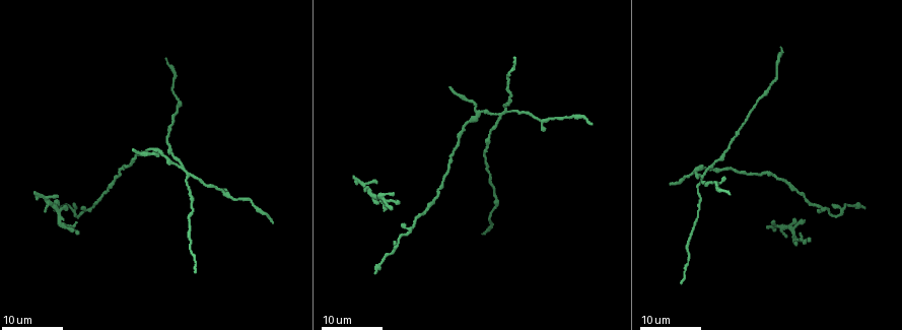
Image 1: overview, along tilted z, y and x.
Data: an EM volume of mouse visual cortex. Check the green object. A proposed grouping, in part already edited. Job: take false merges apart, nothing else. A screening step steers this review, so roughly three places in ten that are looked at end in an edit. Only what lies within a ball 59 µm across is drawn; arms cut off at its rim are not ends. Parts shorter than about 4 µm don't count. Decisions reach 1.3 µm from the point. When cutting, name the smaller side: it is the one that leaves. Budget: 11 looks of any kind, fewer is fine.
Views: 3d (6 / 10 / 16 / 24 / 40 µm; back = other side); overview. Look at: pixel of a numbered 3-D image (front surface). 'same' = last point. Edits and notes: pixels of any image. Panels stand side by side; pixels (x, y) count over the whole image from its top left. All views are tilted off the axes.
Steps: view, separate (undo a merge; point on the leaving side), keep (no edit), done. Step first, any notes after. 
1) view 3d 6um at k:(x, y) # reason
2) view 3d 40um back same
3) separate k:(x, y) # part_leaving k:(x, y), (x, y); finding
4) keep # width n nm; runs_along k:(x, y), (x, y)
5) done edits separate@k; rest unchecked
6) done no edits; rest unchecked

view 3d 24um at 1:(775, 178) # calibre changes

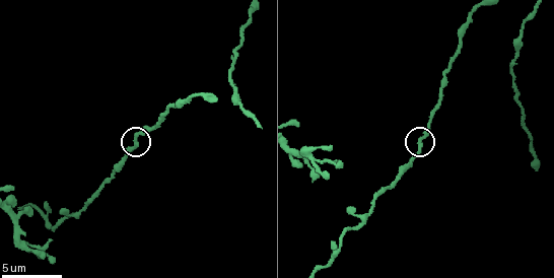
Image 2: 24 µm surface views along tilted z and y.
view 3d 10um at 2:(421, 141)

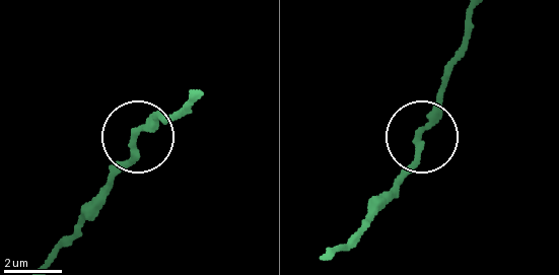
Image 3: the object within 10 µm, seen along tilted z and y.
keep # width 220 nm; runs_along 3:(471, 14), (466, 49), (396, 190); one neuron here

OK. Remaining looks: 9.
view 3d 6um at 2:(74, 215) # arms part here

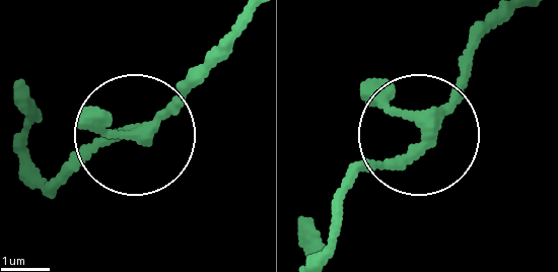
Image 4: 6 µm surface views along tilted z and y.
keep # arms 3; runs_along 4:(520, 10), (477, 45), (449, 110), (333, 198); continuous, no second neuron

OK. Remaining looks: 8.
view 3d 10um at 2:(12, 218) # three arms meet

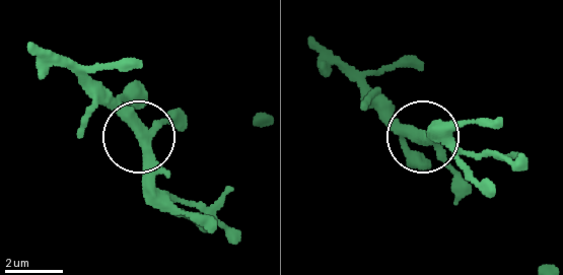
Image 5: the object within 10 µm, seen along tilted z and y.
keep # width 320 nm; one neuron here

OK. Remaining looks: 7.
view 3d 24um at 1:(476, 109) # branch point

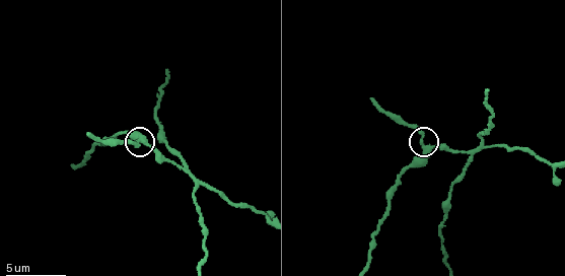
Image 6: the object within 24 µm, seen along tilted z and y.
view 3d 10um at 6:(423, 148)

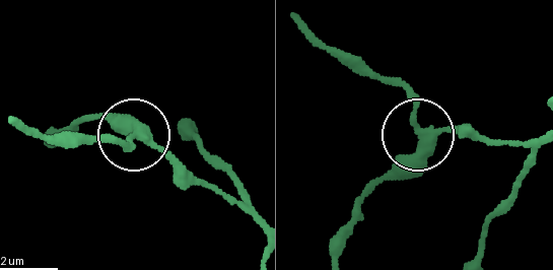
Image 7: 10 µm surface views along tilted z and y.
keep # runs_along 7:(363, 197), (398, 170), (420, 135), (406, 94), (378, 73); continuous, no second neuron

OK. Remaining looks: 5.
view 3d 16um at 1:(230, 196) # sudden change in width

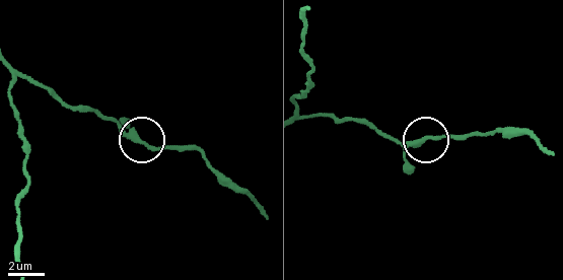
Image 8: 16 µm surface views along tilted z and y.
view 3d 10um at 8:(140, 138)

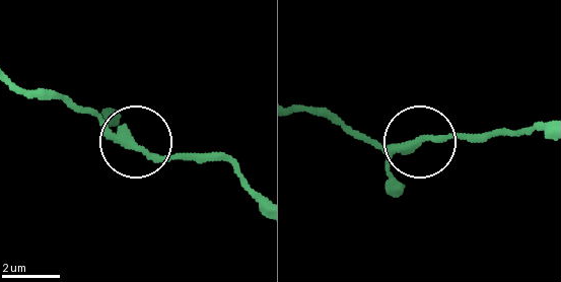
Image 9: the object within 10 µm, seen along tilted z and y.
view 3d 6um at 9:(419, 141)

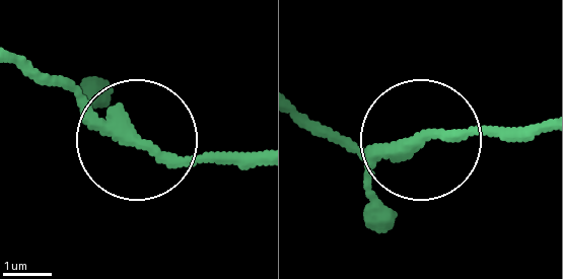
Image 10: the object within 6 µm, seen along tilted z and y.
separate 10:(168, 154) # part_leaving 10:(109, 123), (178, 158), (251, 161); two neurons meet here

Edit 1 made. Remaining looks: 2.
done edits separate@10; rest unchecked

